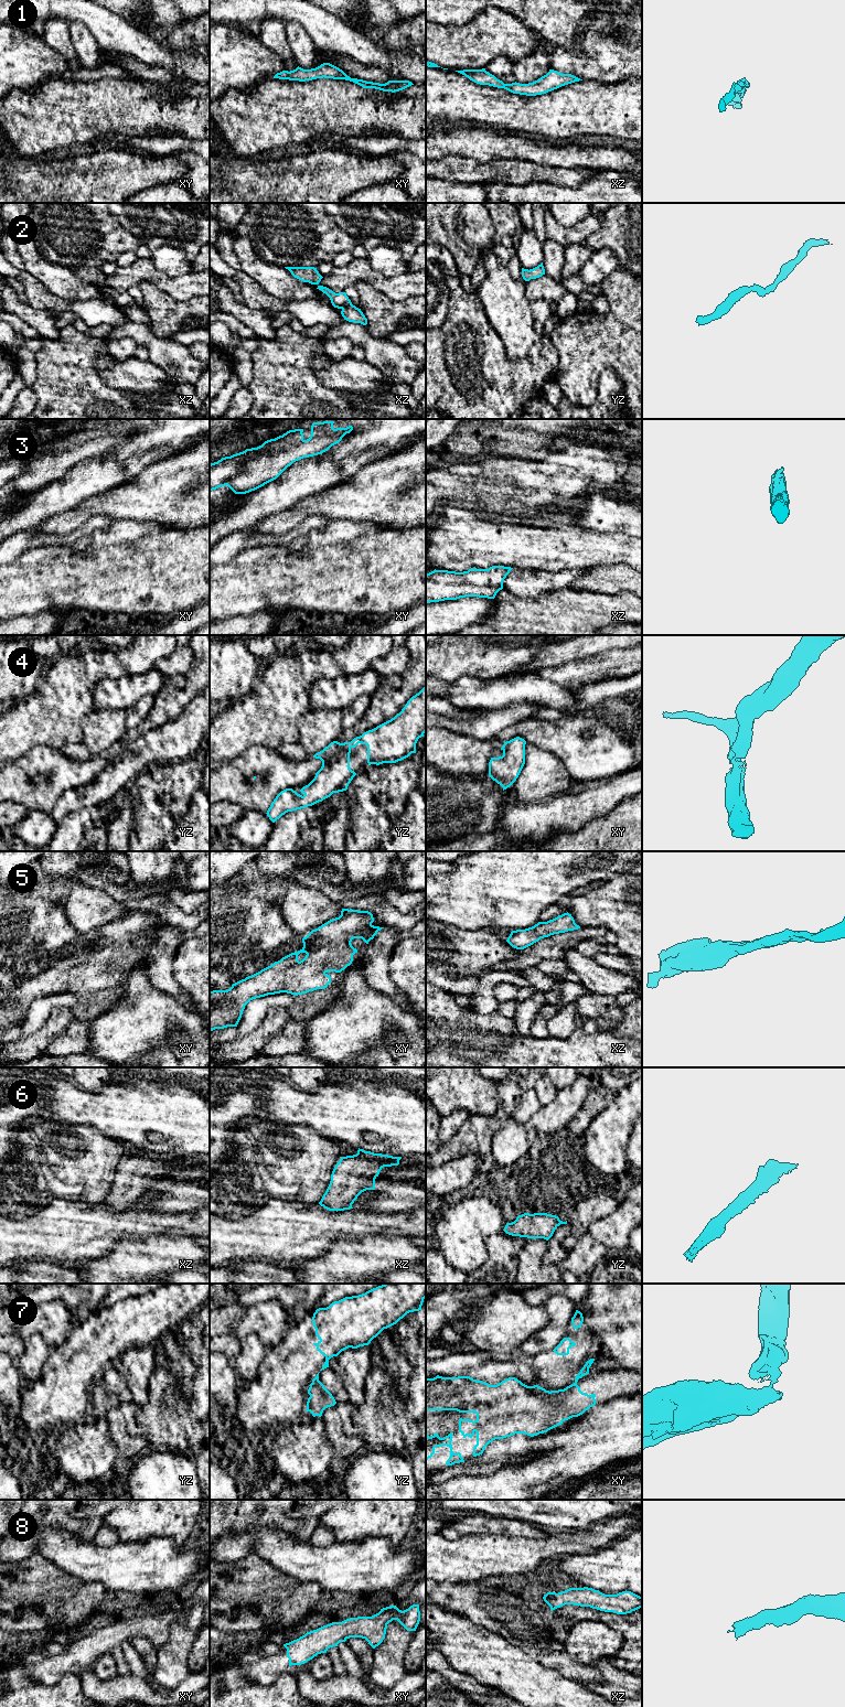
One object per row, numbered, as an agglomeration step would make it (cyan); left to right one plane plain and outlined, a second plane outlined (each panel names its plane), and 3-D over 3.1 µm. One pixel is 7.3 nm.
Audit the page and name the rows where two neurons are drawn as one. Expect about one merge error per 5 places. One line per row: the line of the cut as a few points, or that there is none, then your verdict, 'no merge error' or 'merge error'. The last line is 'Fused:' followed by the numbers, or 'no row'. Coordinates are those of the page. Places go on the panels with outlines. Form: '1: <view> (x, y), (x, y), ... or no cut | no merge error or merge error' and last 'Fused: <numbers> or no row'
1: no cut | no merge error
2: no cut | no merge error
3: no cut | no merge error
4: no cut | no merge error
5: no cut | no merge error
6: no cut | no merge error
7: yz (318, 1380), (310, 1386) | merge error
8: no cut | no merge error
Fused: 7

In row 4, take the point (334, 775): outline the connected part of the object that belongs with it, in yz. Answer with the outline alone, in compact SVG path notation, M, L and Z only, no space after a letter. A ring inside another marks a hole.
M426 686L413 696L399 713L391 720L354 738L351 742L331 742L313 758L322 761L314 779L298 794L292 788L281 791L267 810L275 823L288 812L312 806L333 793L347 790L356 775L350 769L351 749L359 743L367 745L367 763L396 763L416 753L416 743L426 732Z

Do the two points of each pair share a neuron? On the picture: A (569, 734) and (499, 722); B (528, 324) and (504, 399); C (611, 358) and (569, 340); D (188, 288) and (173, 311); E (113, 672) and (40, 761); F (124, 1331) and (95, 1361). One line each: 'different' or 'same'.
A: different
B: different
C: same
D: different
E: different
F: same

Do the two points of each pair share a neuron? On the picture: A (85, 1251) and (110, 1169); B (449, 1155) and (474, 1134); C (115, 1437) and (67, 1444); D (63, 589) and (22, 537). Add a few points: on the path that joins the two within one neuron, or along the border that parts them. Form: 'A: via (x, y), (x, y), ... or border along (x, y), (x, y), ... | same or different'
A: border along (102, 1202), (89, 1204) | different
B: via (456, 1148), (468, 1140) | same
C: via (105, 1444), (79, 1444) | same
D: border along (30, 548), (11, 561) | different

